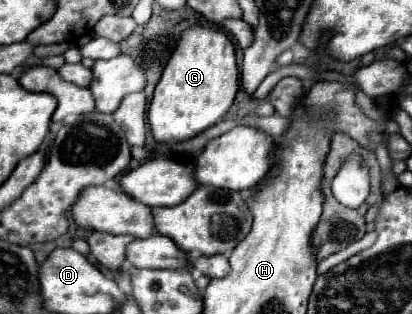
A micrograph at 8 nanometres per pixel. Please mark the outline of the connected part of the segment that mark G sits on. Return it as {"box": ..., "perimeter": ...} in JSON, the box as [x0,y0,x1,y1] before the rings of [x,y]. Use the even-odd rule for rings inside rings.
{"box":[149,25,239,143],"perimeter":[[[193,25],[185,29],[155,87],[149,107],[151,135],[159,143],[185,141],[199,135],[223,119],[235,99],[237,89],[239,71],[235,63],[235,45],[231,39],[213,27]]]}

